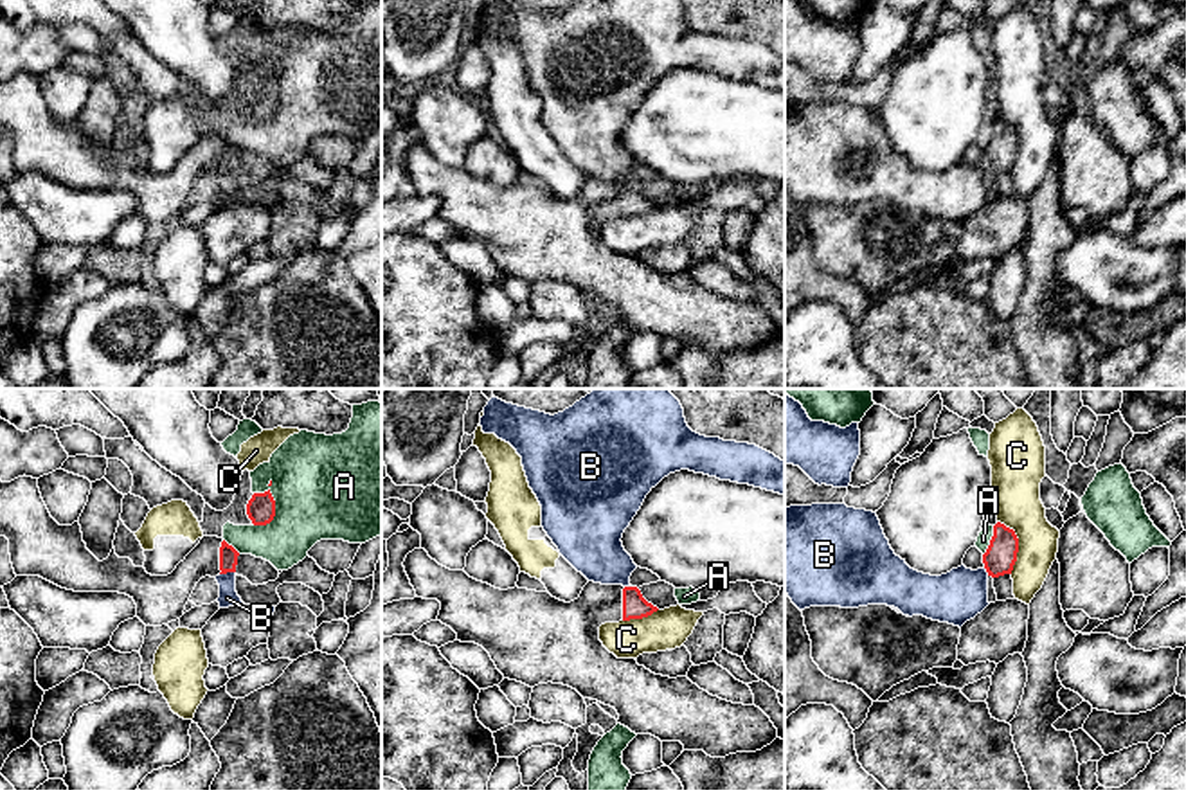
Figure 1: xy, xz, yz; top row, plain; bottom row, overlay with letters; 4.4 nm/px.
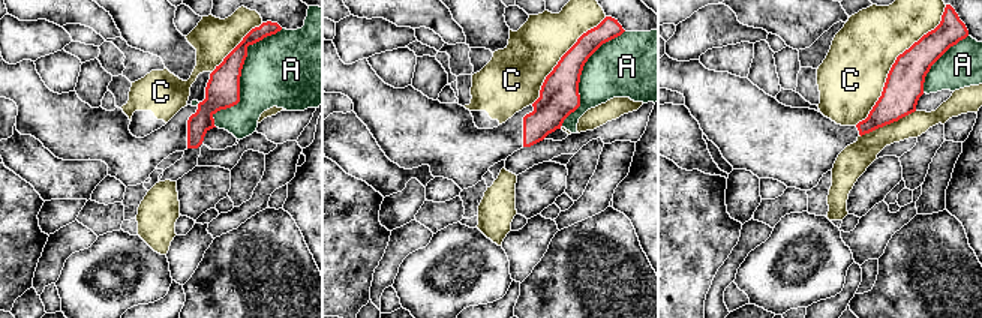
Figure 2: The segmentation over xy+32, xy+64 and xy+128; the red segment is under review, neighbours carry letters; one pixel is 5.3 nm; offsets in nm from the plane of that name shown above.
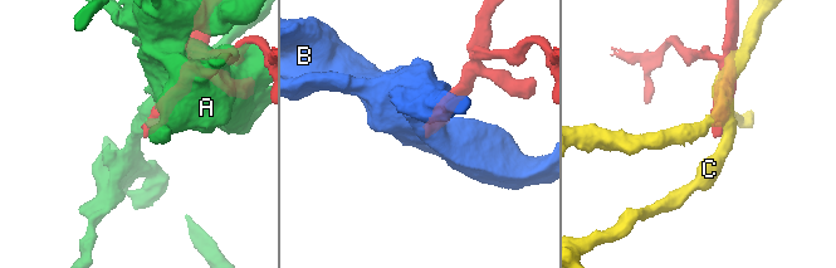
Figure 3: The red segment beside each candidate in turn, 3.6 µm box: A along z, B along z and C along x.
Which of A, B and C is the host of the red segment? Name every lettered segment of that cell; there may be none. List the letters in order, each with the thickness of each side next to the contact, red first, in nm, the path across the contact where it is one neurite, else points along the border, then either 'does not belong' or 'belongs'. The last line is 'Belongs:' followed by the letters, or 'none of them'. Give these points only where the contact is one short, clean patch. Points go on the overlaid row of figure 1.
A: calibres 130 and 460 nm; does not belong
B: calibres 80 and 80 nm; does not belong
C: calibres 140 and 200 nm; does not belong
Belongs: none of them

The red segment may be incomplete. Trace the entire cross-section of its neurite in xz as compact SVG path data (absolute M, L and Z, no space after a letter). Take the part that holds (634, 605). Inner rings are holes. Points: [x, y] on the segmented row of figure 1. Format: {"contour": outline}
{"contour": "M421 547L407 554L403 567L418 597L441 603L437 621L450 626L457 641L482 646L504 678L529 687L547 682L569 686L583 698L614 707L619 714L617 723L632 732L680 741L684 750L704 750L711 758L756 752L777 738L777 729L759 707L713 696L687 677L655 675L635 659L617 659L603 646L601 624L642 619L659 610L637 587L589 581L578 599L565 603L549 592L495 588L464 570L439 565Z"}

